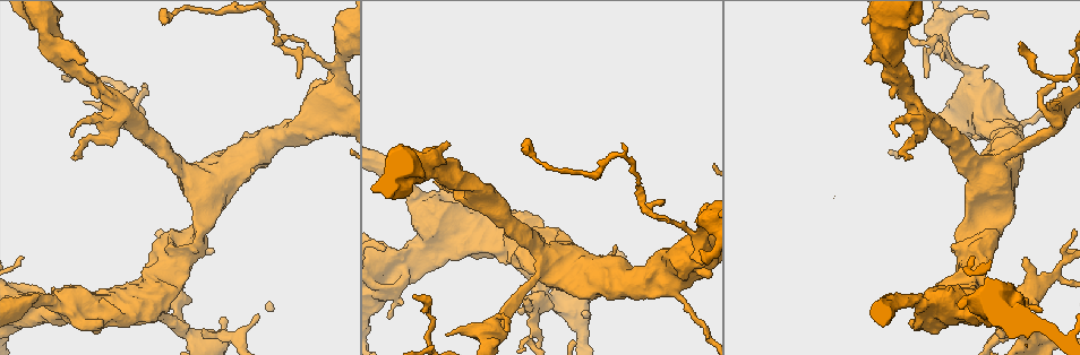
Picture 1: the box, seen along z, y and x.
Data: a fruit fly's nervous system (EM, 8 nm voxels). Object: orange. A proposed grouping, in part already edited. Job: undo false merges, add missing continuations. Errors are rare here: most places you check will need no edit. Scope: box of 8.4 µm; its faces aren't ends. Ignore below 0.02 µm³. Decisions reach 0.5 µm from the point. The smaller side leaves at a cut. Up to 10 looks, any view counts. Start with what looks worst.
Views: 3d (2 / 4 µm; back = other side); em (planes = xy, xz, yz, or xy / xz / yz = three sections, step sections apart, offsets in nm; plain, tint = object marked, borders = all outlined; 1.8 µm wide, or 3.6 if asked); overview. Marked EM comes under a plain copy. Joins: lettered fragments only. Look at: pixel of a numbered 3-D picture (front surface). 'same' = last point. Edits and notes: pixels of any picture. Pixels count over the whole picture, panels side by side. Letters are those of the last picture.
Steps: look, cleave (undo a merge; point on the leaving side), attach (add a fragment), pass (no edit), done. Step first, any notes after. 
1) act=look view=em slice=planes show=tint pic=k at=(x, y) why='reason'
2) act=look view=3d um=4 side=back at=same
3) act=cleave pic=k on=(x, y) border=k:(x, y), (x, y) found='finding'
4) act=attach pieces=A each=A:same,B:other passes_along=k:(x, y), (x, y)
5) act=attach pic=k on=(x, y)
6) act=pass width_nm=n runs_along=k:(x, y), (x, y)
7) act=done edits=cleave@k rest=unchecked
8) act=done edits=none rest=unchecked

act=look view=em slice=yz step=16 show=borders pic=1 at=(1056, 111) why='arms part here'

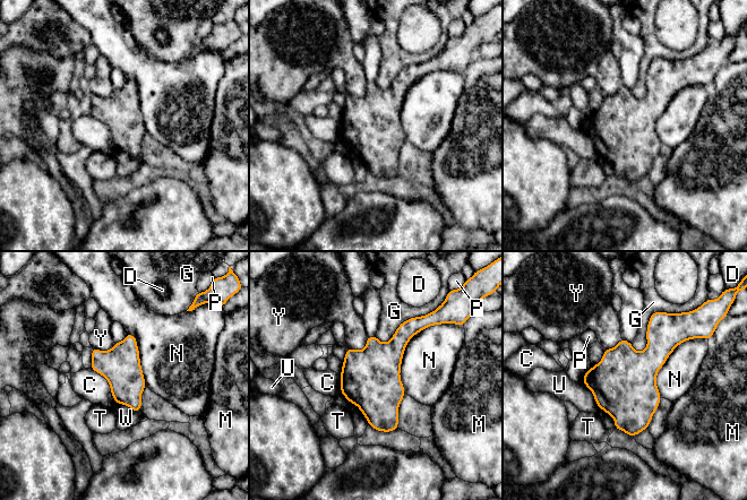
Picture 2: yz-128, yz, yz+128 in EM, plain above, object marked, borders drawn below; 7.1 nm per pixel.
act=pass each=C:other,D:other,G:other,M:other,N:other,P:other,T:other,U:other,W:other,Y:other border=2:(91, 368), (108, 381), (116, 402) found='one neuron here'

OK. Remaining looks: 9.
act=look view=em um=3.6 slice=xy step=8 show=borders pic=1 at=(336, 91) why='calibre changes'

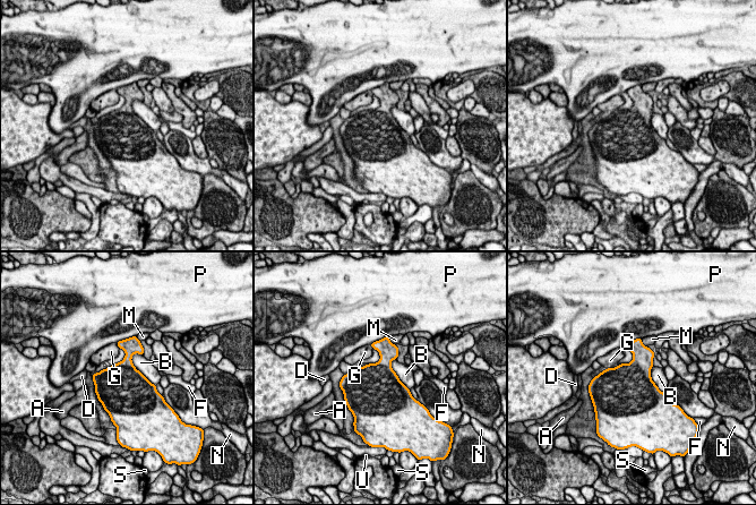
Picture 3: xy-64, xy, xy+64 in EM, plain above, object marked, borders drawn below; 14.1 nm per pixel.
act=look view=em um=3.6 slice=planes show=borders at=same

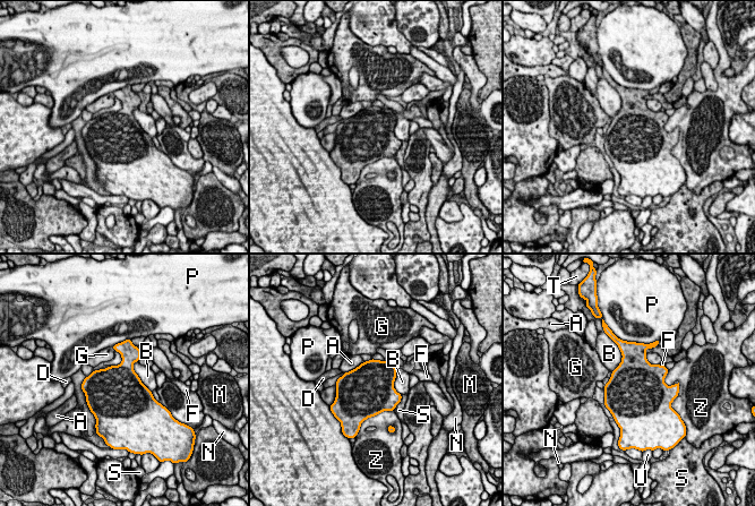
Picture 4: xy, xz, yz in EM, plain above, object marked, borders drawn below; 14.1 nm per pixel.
act=pass each=A:other,B:other,D:other,F:other,G:other,M:other,N:other,P:other,S:other,T:other,U:other,Z:other border=4:(137, 360), (133, 369), (151, 392) found='one neuron here'

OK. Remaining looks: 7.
act=look view=3d um=4 pic=1 at=(43, 19) why='abrupt turn'

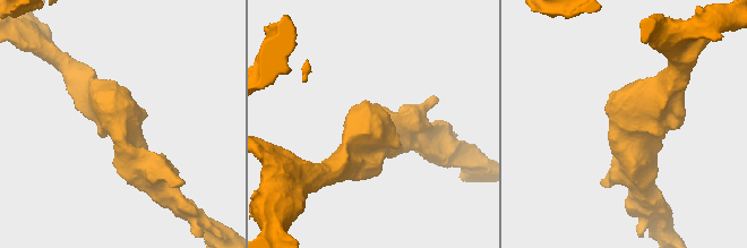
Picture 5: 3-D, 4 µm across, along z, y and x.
act=look view=em um=3.6 slice=planes show=tint pic=5 at=(120, 123) arm_widths_nm=280,380 why='need the tissue'

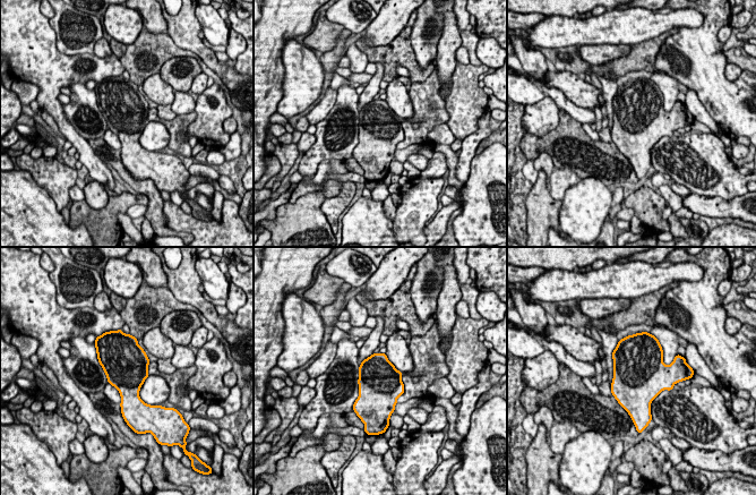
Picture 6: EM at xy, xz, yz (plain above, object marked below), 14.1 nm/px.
act=look view=em um=3.6 slice=planes show=borders at=same why='see the neighbours'

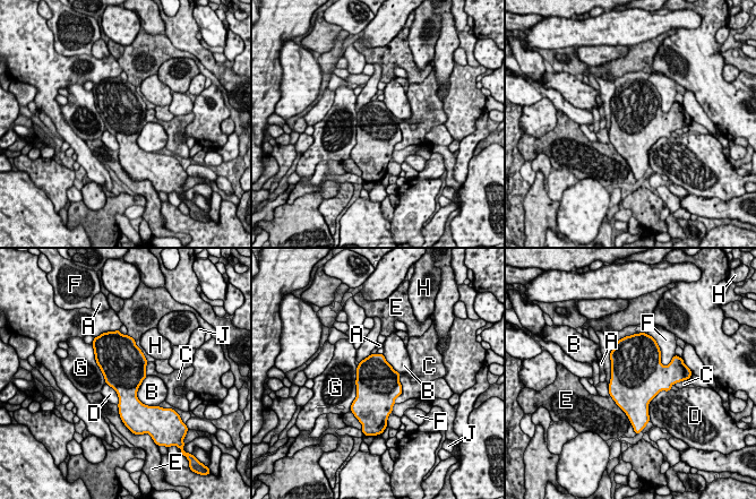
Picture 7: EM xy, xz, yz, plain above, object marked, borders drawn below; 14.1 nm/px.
act=pass longest_contact=G:550nm each=A:other,B:other,C:other,D:other,E:other,F:other,G:other,H:other,J:other found='continuous, no second neuron'

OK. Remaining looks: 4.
act=look view=3d um=2 pic=1 at=(1040, 309) why='branch stops here'

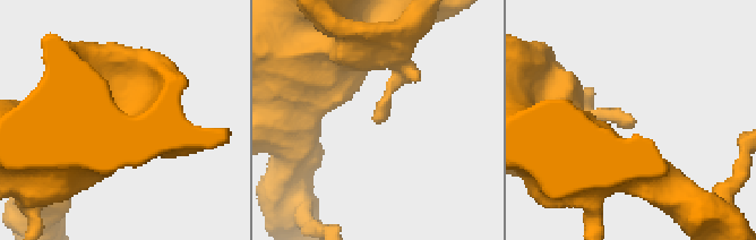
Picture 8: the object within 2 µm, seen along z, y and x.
act=look view=em slice=planes show=borders pic=8 at=(633, 118) why='need the tissue'

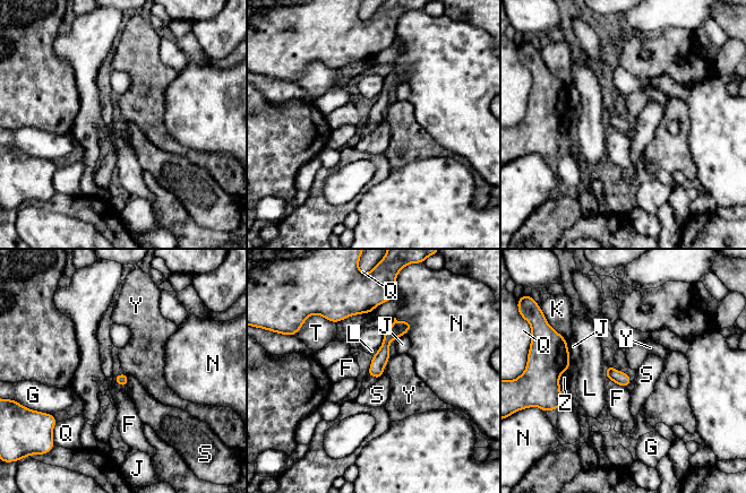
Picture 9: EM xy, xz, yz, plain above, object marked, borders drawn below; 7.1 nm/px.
act=pass each=F:other,G:other,J:other,K:other,L:other,N:other,Q:other,S:other,T:other,Y:other,Z:other found='none of them fits'

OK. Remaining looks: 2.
act=done edits=none rest=unchecked

